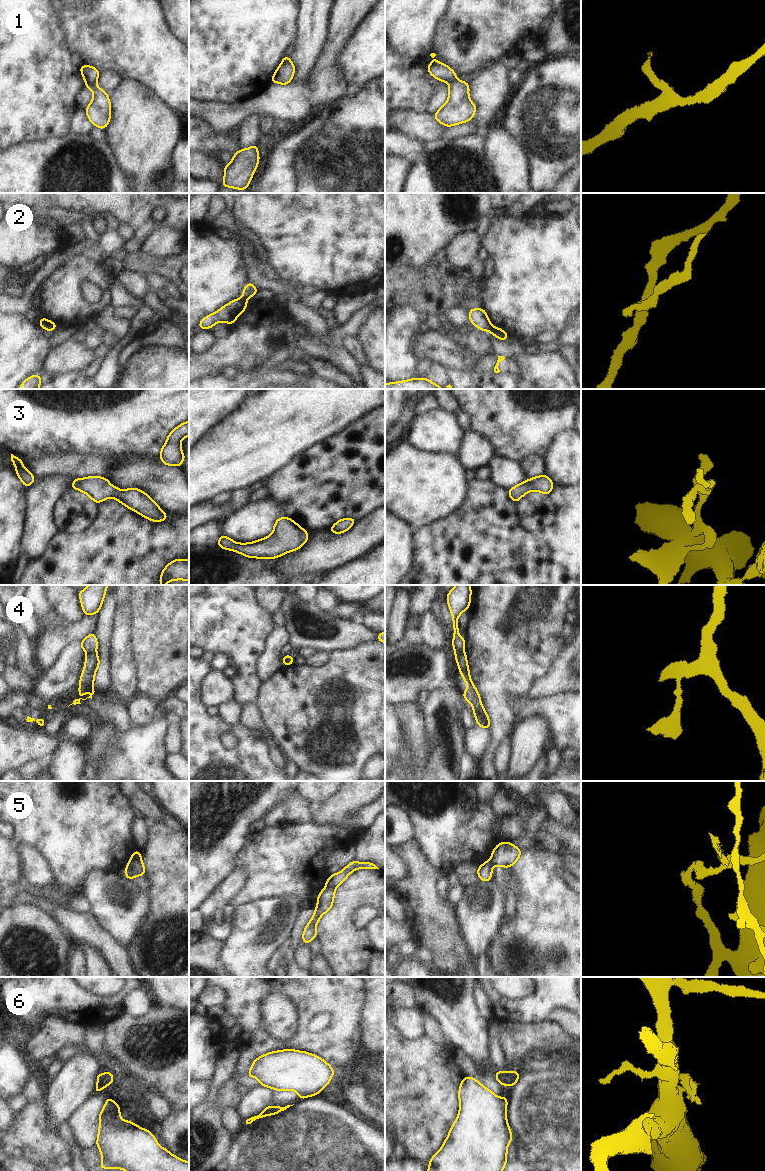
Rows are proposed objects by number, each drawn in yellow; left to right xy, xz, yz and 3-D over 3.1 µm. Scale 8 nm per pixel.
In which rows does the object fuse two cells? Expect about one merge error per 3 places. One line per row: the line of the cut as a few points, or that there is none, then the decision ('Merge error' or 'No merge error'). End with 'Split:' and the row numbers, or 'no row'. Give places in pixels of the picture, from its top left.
1: Split along xy (95, 82), (86, 84). Merge error
2: Split along yz (491, 325), (488, 330). Merge error
3: No split. No merge error
4: Split along xy (95, 651), (87, 654). Merge error
5: Split along xy (140, 854), (135, 860), (129, 861). Merge error
6: Split along xz (305, 1097), (300, 1098). Merge error
Split: 1, 2, 4, 5, 6

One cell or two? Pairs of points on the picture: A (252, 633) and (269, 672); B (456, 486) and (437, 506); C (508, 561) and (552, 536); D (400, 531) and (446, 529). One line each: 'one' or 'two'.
A: two
B: one
C: two
D: two

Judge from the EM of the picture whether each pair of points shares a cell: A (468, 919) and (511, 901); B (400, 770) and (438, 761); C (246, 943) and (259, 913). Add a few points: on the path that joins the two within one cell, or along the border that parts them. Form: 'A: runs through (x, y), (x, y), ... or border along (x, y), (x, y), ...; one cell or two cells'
A: border along (506, 886), (506, 908), (502, 922); two cells
B: border along (430, 752), (430, 764), (427, 770); two cells
C: runs through (253, 936), (259, 930), (259, 920); one cell

